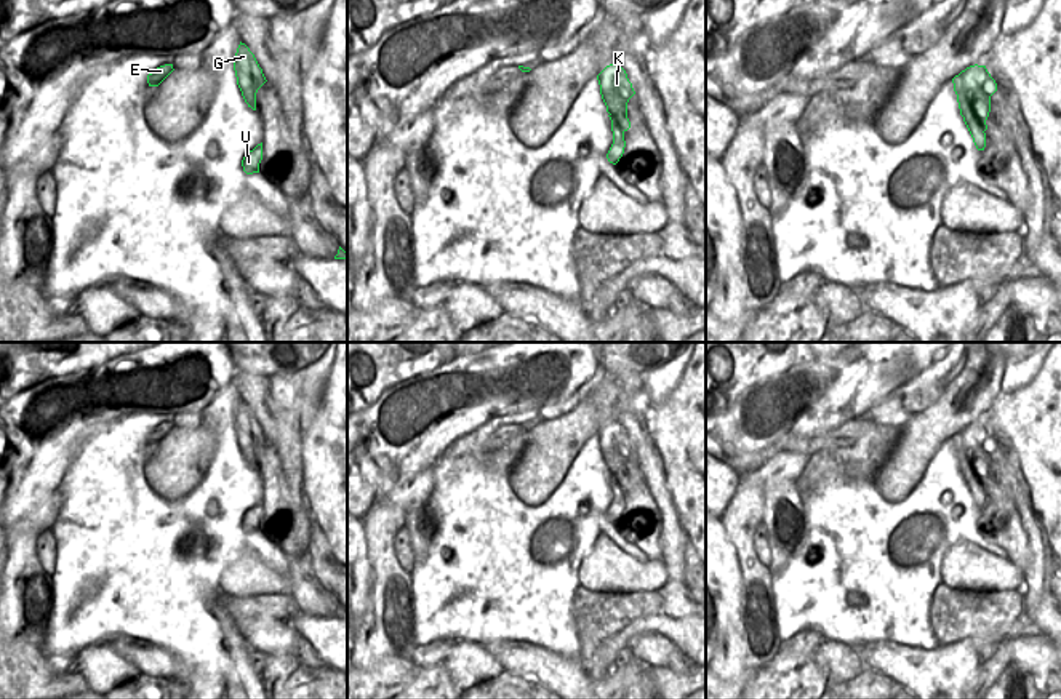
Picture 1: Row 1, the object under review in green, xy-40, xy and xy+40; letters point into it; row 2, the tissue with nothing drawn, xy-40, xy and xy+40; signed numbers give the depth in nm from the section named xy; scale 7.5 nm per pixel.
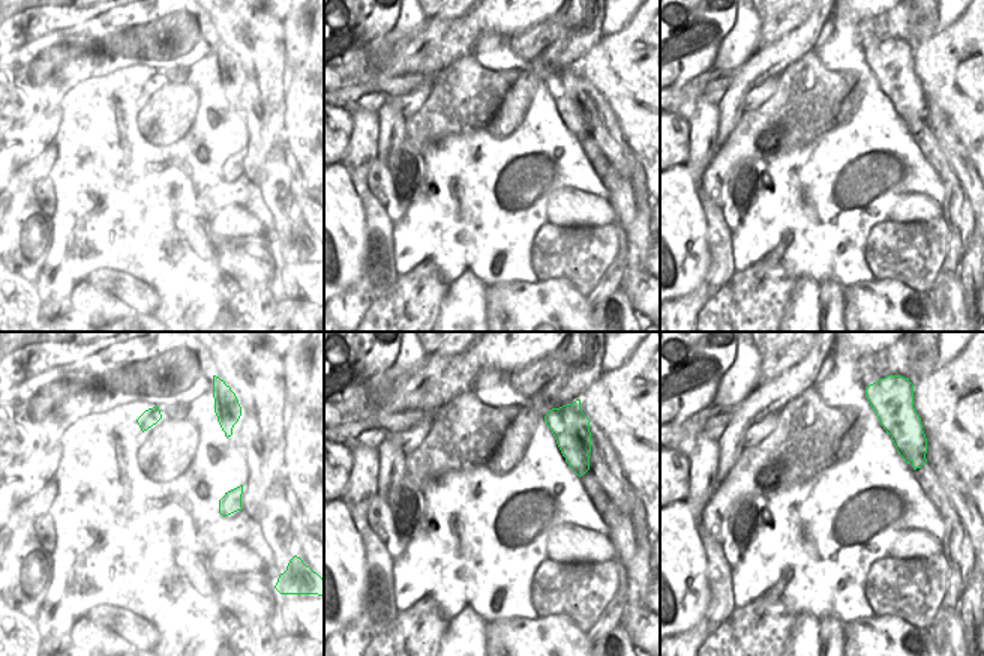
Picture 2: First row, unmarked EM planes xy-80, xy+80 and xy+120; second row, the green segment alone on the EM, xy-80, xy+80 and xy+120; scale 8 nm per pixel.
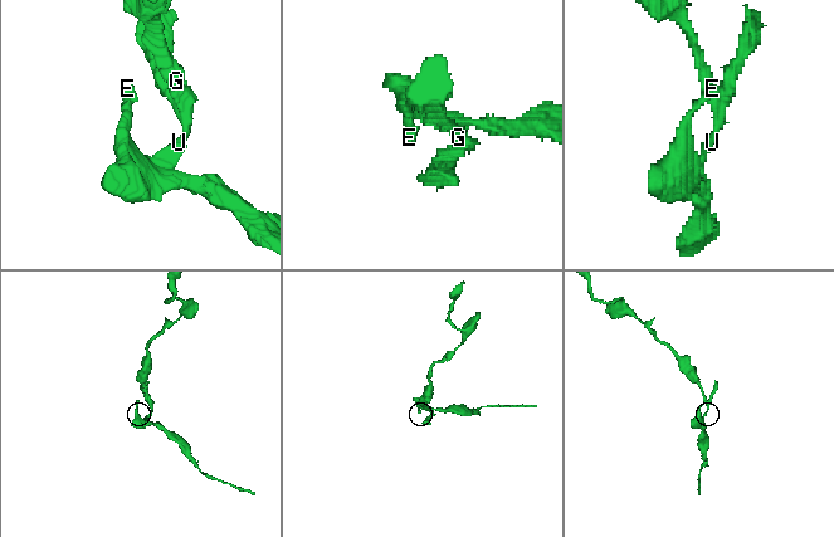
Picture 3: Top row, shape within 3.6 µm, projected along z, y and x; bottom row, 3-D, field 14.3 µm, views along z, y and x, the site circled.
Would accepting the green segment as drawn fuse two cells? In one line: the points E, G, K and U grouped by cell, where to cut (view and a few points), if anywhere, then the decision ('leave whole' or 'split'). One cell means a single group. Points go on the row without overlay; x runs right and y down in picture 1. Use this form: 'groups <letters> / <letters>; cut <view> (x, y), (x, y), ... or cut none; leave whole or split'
groups E G K U; cut none; leave whole

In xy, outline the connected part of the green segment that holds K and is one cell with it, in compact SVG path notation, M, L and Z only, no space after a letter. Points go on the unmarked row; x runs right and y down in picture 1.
M613 421L597 433L600 453L611 478L613 502L607 512L610 521L616 523L624 512L624 491L631 486L627 461L635 453L626 429Z

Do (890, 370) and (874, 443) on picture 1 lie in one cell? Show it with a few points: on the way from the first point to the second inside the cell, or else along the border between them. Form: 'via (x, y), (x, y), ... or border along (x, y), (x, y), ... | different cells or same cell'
border along (863, 416), (847, 419), (828, 432) | different cells

